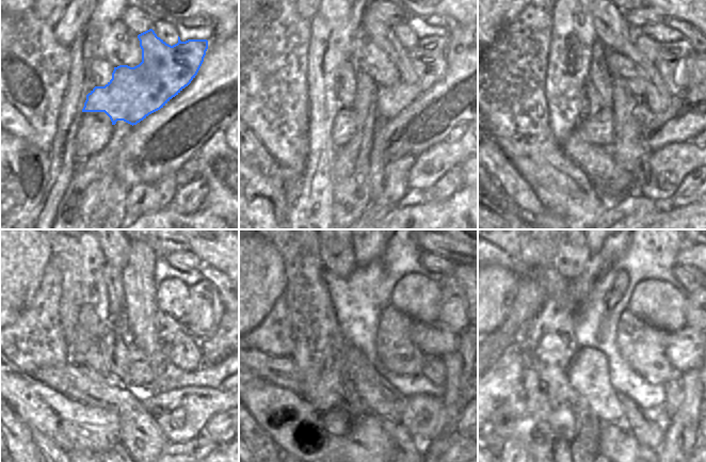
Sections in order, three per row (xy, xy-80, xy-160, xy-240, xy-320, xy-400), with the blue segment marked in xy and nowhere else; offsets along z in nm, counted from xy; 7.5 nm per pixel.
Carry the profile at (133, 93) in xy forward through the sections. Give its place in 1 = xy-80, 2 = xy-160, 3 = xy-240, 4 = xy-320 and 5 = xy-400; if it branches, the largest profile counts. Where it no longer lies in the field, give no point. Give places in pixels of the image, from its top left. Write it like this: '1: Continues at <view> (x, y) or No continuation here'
1: Continues at xy-80 (420, 67)
2: Continues at xy-160 (675, 60)
3: Continues at xy-240 (204, 308)
4: Continues at xy-320 (453, 317)
5: Continues at xy-400 (694, 302)

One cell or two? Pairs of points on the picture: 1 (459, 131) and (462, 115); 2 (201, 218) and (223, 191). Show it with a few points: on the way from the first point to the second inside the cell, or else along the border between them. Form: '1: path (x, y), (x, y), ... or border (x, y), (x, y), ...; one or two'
1: border (466, 124), (455, 126), (445, 140); two
2: border (202, 207), (220, 218); two

